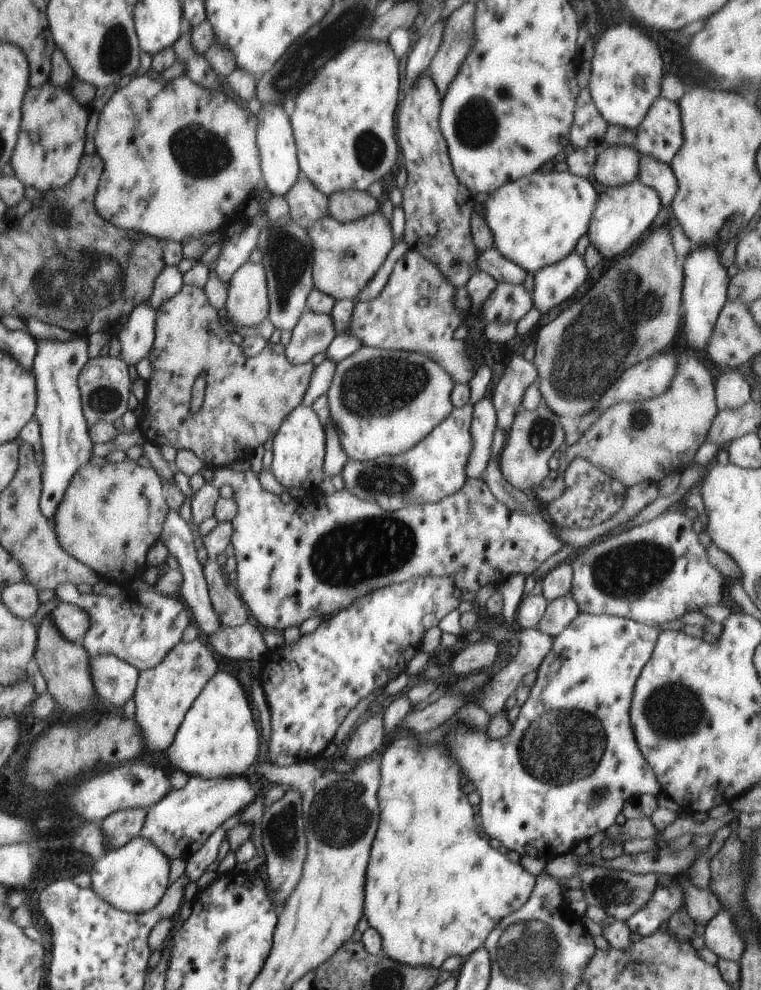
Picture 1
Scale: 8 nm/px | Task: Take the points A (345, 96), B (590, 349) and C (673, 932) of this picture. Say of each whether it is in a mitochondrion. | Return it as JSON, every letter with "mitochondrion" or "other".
{"A":"other","B":"mitochondrion","C":"other"}

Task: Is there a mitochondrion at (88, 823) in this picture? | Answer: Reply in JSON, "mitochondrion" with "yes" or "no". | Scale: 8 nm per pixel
{"mitochondrion":"no"}

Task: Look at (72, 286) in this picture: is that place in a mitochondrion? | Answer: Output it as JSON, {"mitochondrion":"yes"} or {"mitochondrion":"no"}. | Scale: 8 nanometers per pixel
{"mitochondrion":"yes"}

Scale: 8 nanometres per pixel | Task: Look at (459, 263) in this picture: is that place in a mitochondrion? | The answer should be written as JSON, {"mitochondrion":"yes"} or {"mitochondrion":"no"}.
{"mitochondrion":"yes"}

